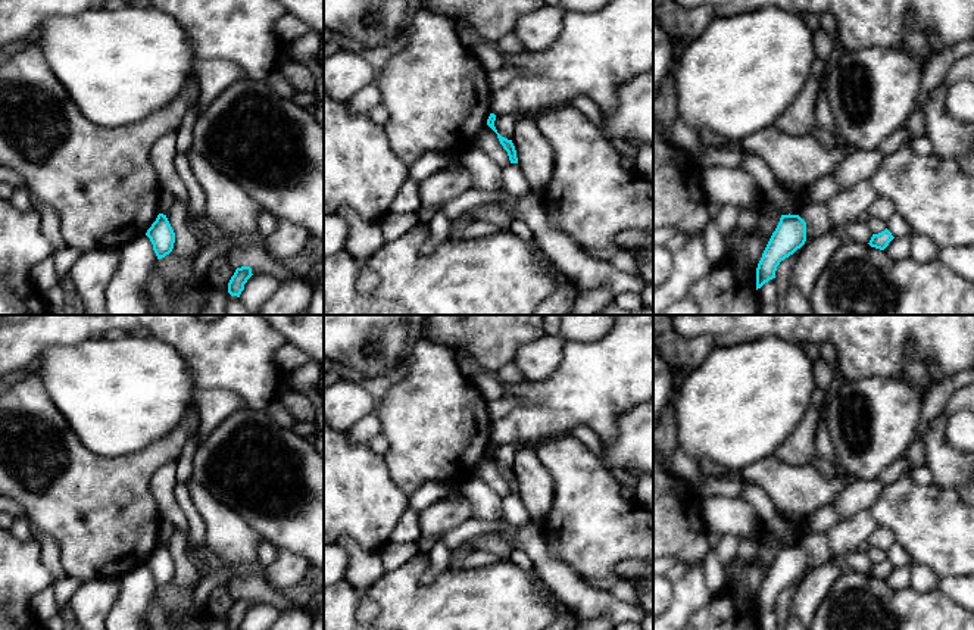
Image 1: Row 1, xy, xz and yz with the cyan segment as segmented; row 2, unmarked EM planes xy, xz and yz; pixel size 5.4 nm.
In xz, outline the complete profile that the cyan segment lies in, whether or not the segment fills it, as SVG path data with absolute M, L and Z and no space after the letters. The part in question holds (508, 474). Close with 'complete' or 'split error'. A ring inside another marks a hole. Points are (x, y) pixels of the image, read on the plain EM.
M490 443L490 446L487 449L487 455L497 464L500 474L508 481L511 493L518 493L516 480L515 480L512 470L508 470L497 462L497 459L494 456L494 450L496 450L496 445Z; complete

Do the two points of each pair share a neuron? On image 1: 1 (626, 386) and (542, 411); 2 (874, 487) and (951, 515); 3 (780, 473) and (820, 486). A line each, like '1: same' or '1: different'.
1: same
2: different
3: same

